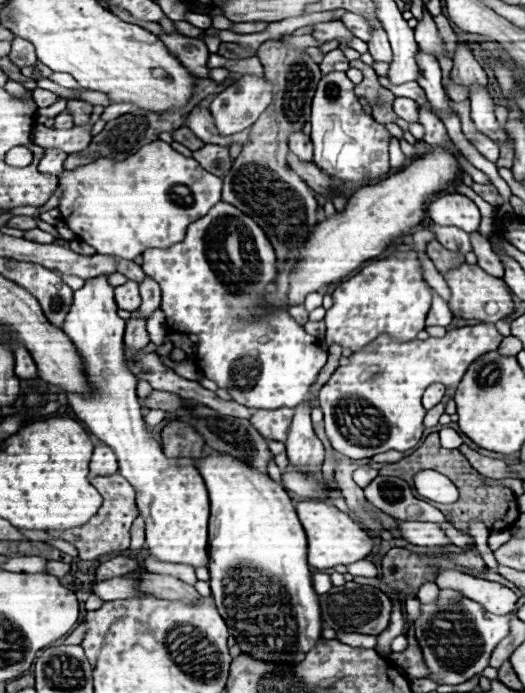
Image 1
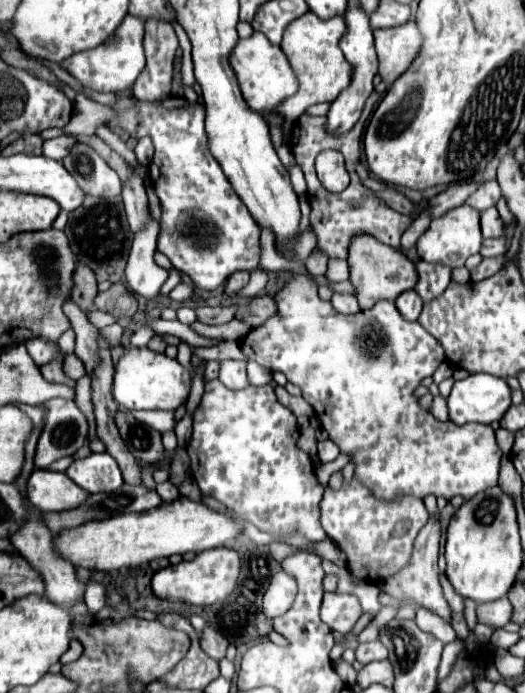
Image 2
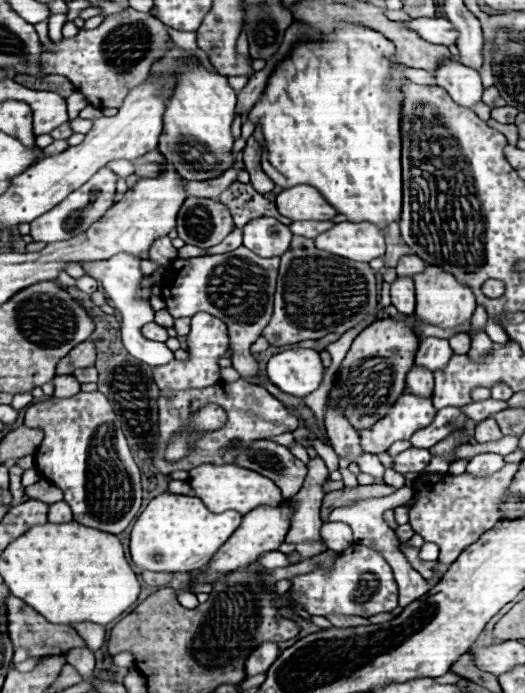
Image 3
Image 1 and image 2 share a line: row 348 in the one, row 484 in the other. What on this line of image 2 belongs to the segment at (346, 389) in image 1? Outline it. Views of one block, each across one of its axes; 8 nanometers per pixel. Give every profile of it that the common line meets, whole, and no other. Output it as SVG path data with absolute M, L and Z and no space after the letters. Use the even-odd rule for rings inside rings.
M310 274L292 276L274 294L274 302L278 308L276 314L262 326L250 330L244 338L244 346L250 348L252 360L256 360L260 366L270 372L280 370L286 374L288 382L300 386L302 396L314 408L330 440L340 448L342 454L350 454L354 478L366 488L372 488L376 498L390 502L404 494L416 498L434 494L450 500L452 496L460 494L468 500L480 490L498 484L502 454L492 426L458 426L454 422L438 422L430 410L420 406L420 398L414 396L414 390L420 386L420 382L426 376L432 376L434 370L444 362L444 348L418 322L404 320L394 302L380 300L370 310L344 316L336 312L330 302L318 296L318 284ZM368 322L372 322L372 326L380 326L380 334L384 334L384 346L380 346L376 354L364 354L364 350L360 350L360 342L356 342L356 338L360 338L360 330L364 330Z

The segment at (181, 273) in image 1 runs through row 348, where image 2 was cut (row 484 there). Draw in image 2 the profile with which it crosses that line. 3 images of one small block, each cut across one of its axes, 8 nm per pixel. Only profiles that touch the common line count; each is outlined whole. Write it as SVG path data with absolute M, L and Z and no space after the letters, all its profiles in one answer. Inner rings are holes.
M210 380L210 382L204 382L204 396L202 396L202 402L198 406L198 412L194 412L194 432L192 432L192 438L190 438L190 444L186 446L188 450L188 456L190 456L190 470L192 470L192 476L196 480L196 484L200 486L202 494L204 496L210 496L218 502L222 502L226 508L230 508L238 518L242 520L248 520L252 522L258 530L262 532L268 532L268 534L274 534L276 538L284 538L288 534L300 534L308 540L324 540L326 538L326 532L322 530L322 524L320 524L320 500L322 500L322 494L324 494L324 486L318 482L316 478L316 472L314 472L314 466L310 462L310 456L304 454L296 442L298 442L298 424L296 424L296 416L292 414L292 410L288 410L286 406L282 406L274 394L274 388L270 384L266 386L248 386L244 390L230 390L226 388L220 380Z

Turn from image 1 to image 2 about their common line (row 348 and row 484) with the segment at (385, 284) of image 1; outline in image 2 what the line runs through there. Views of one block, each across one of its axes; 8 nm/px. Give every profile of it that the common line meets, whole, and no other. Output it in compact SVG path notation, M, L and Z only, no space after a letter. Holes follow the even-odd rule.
M356 480L336 492L326 488L320 510L326 534L348 556L348 570L372 584L396 574L408 564L416 534L428 522L428 510L420 498L400 496L392 502L378 502L378 498L372 498L370 490Z

